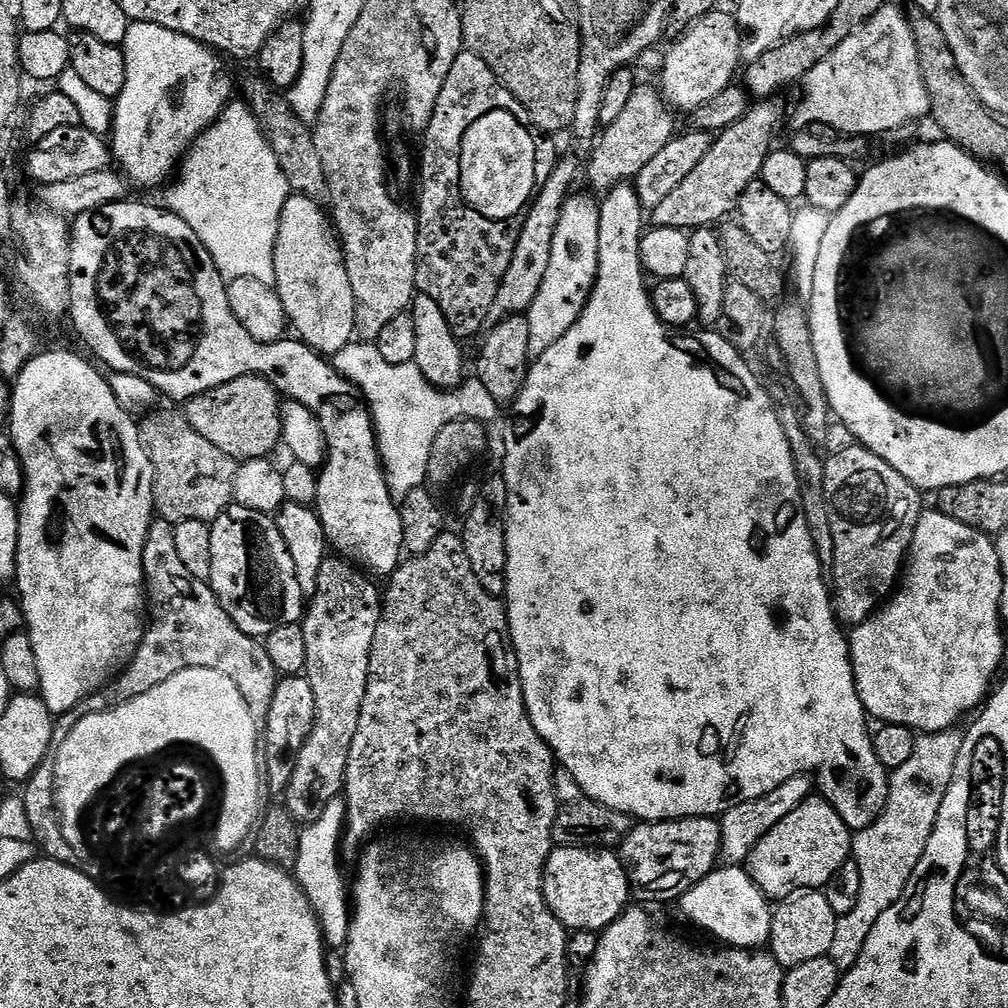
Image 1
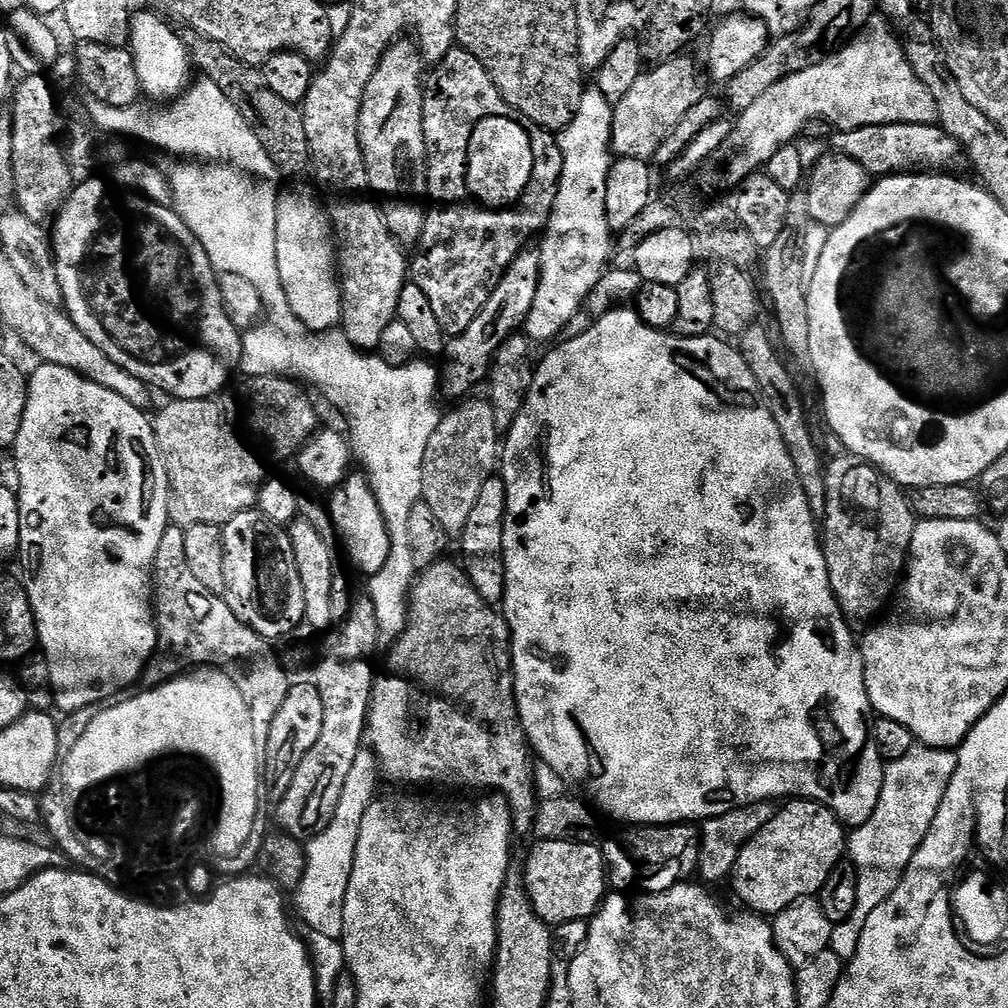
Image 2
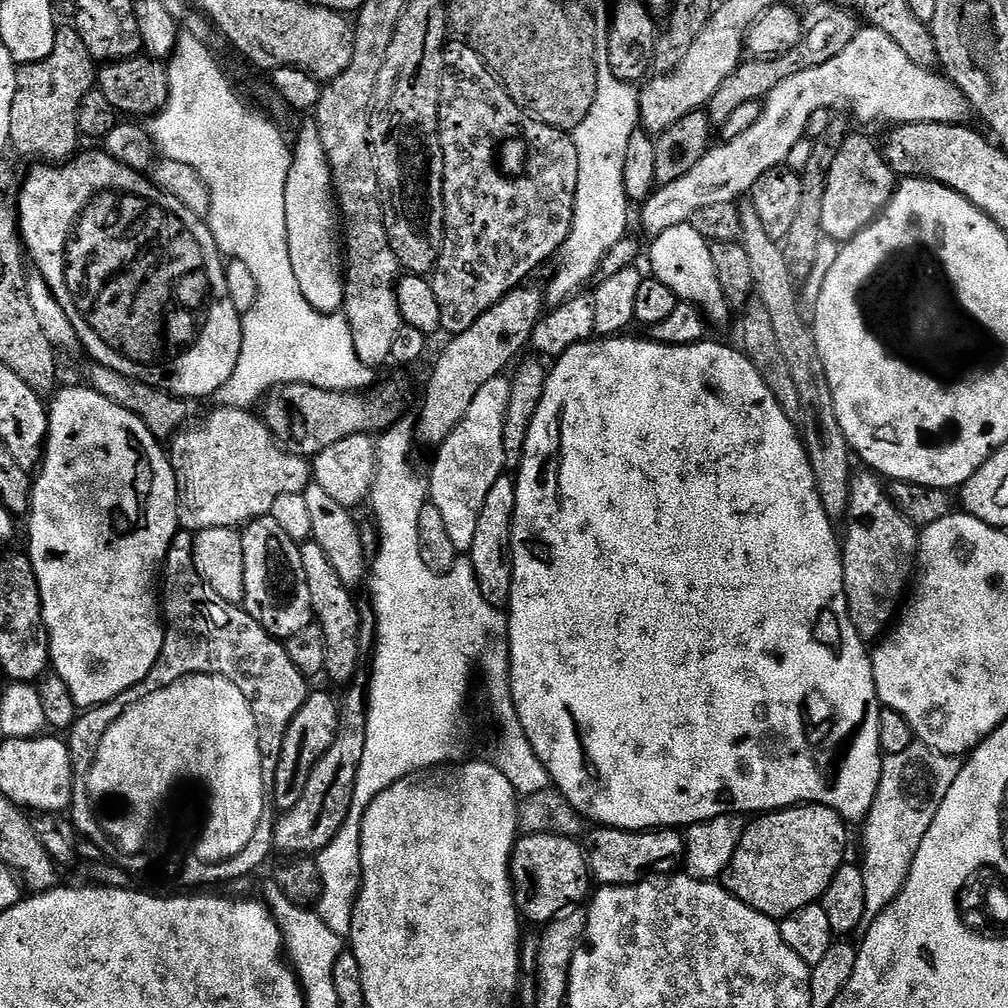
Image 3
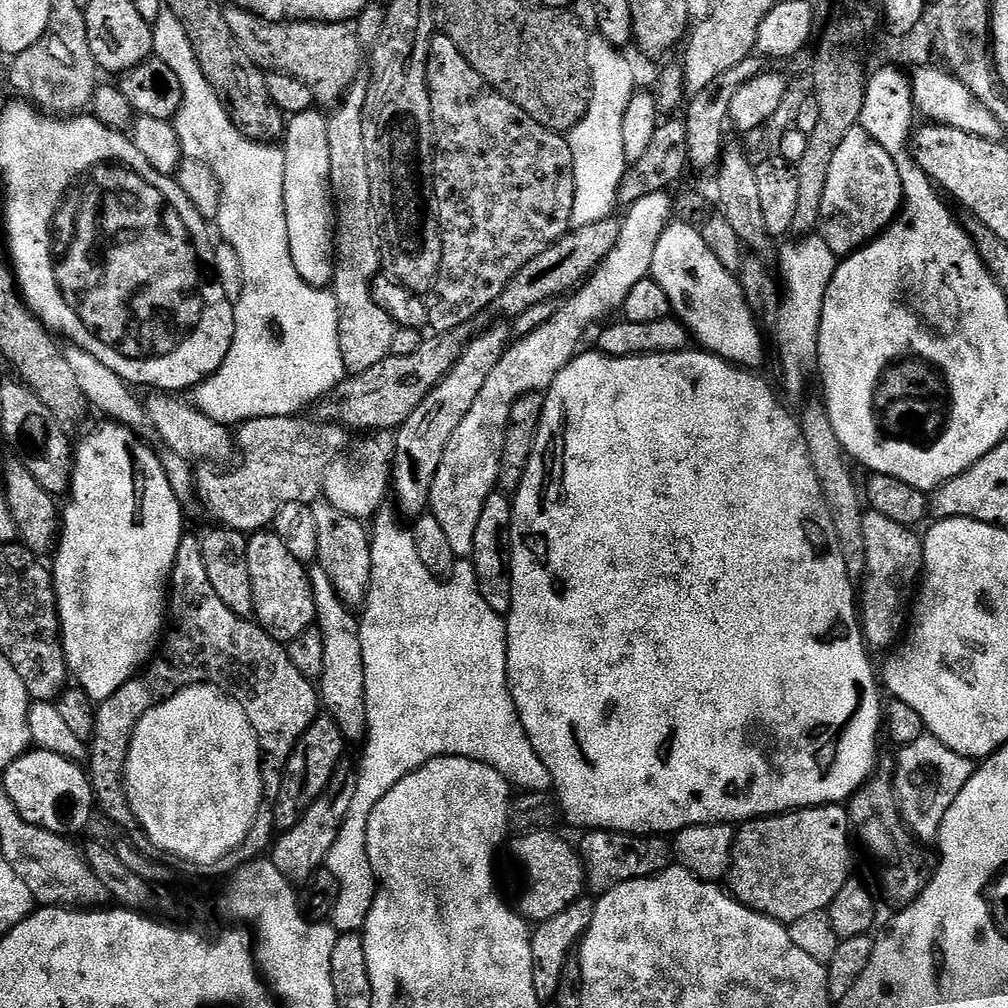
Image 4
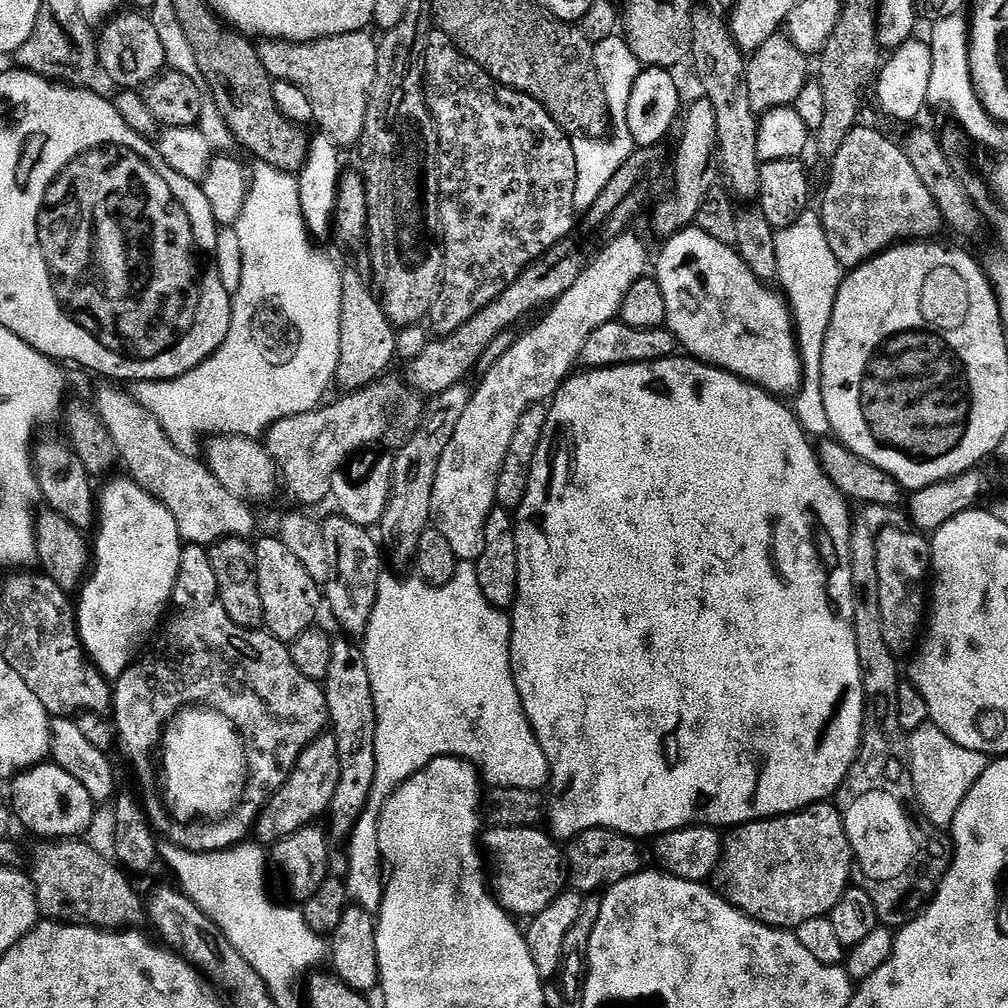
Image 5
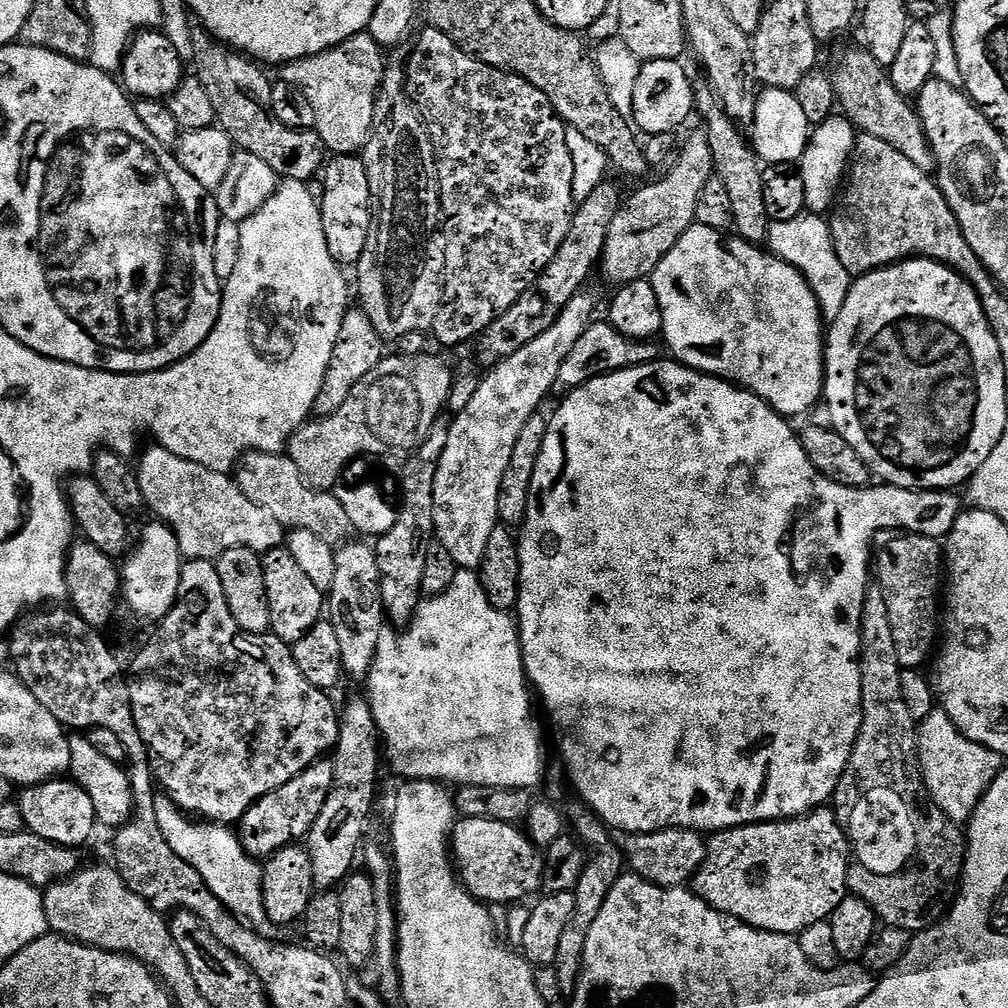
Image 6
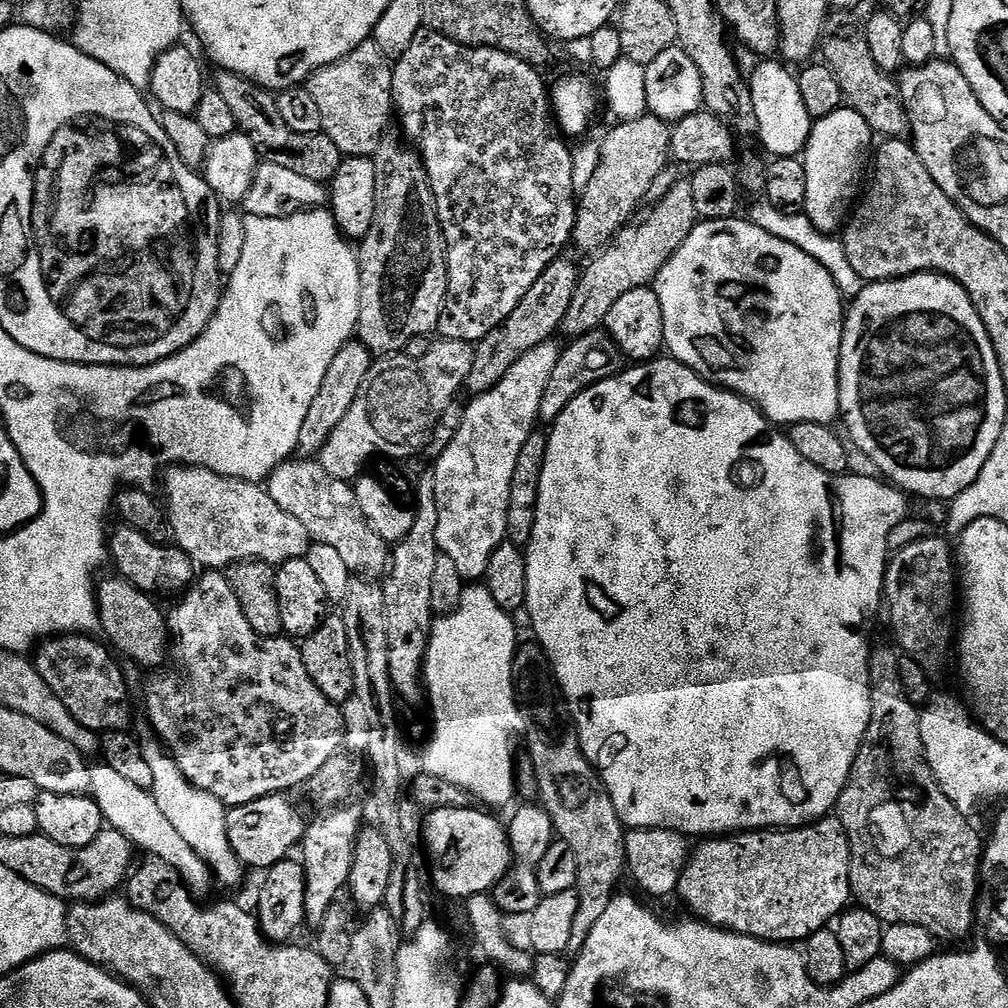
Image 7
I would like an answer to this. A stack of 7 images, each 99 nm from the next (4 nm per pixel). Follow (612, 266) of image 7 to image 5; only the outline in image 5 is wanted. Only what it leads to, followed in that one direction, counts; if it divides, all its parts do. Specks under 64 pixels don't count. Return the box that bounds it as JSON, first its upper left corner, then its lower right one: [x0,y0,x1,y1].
[652,98,718,238]

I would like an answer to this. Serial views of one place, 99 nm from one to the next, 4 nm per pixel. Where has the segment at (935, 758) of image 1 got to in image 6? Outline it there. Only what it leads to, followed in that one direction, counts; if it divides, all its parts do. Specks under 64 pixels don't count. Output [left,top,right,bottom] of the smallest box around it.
[918,710,1005,825]

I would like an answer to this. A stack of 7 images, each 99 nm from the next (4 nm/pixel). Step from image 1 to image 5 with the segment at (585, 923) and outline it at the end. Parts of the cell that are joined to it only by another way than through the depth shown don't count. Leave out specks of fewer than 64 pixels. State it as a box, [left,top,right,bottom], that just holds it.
[482,826,566,918]

